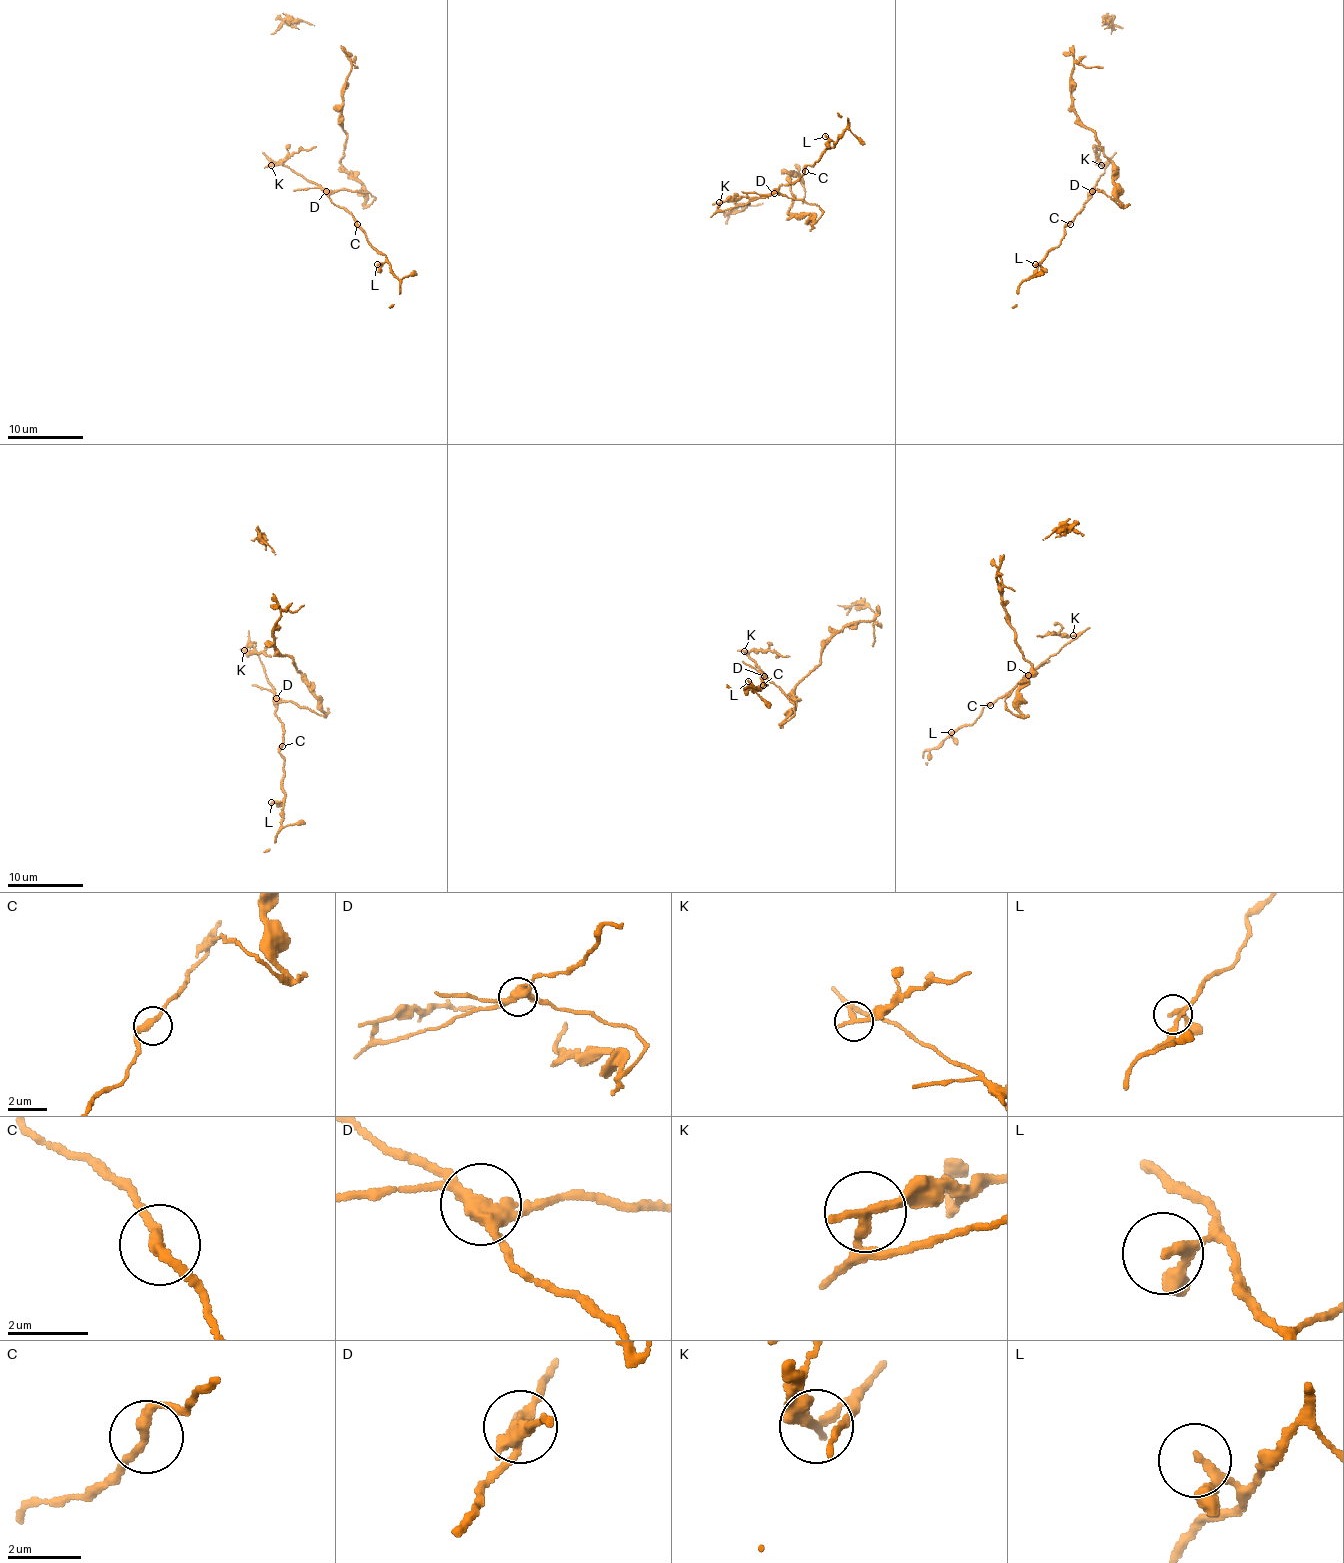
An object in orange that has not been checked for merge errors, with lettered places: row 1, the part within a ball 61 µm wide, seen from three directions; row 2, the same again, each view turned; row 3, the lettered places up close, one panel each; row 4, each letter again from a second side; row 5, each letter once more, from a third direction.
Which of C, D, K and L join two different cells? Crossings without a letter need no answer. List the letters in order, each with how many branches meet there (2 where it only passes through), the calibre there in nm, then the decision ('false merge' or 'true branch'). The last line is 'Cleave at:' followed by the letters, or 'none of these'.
C: 2 branches meet; 260 nm thick; true branch
D: 3 branches meet; 360 nm thick; false merge
K: 2 branches meet; 240 nm thick; false merge
L: 2 branches meet; 220 nm thick; true branch
Cleave at: D, K

